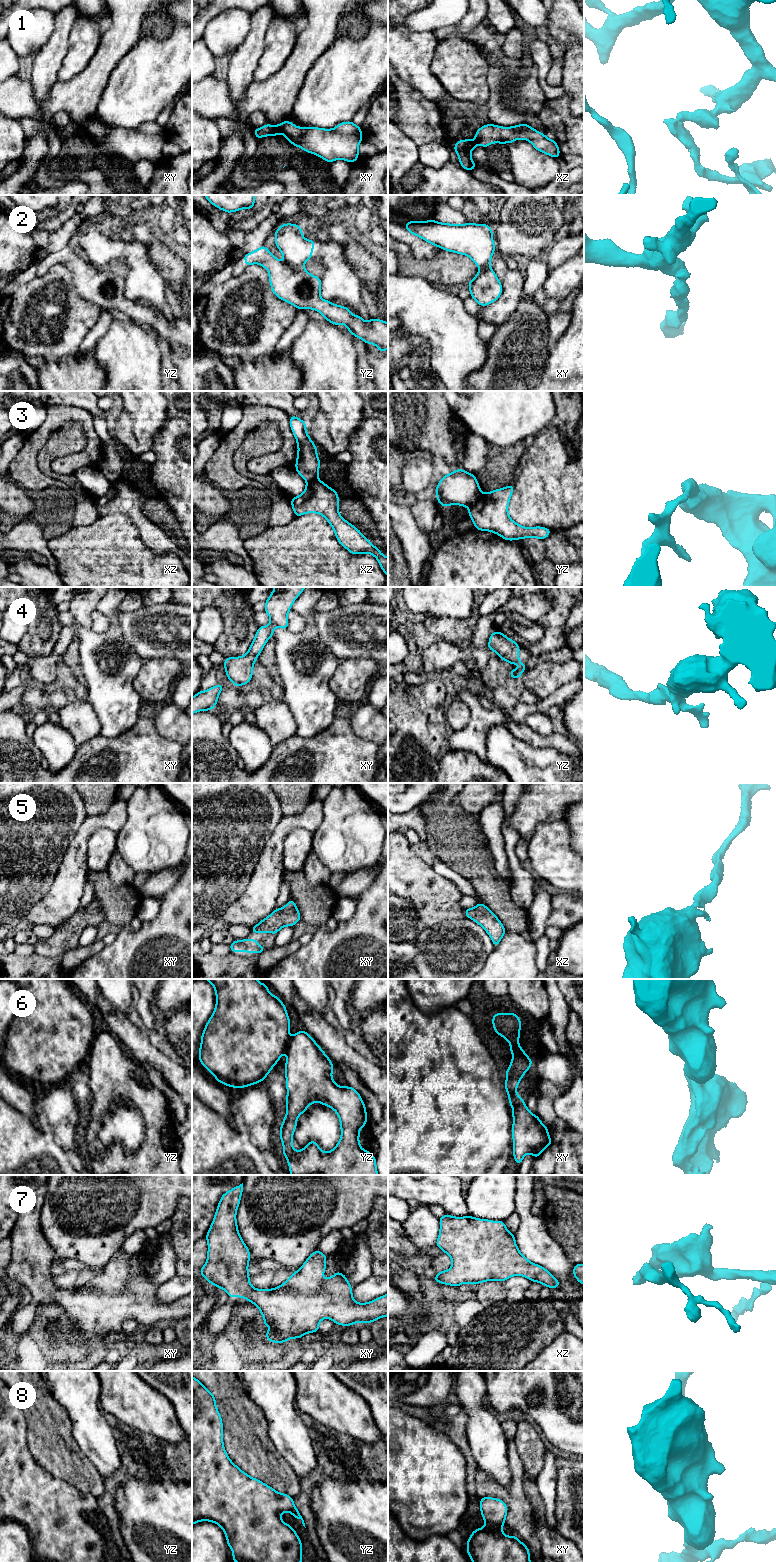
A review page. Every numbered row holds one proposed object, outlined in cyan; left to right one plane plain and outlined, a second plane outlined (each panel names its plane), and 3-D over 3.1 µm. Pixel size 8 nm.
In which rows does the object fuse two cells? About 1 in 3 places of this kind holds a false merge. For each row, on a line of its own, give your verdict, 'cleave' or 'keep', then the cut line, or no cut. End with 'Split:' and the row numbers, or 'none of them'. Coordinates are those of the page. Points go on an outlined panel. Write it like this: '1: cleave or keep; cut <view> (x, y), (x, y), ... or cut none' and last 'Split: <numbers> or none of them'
1: cleave; cut xy (279, 125), (281, 132)
2: cleave; cut yz (284, 262), (291, 266), (302, 267)
3: cleave; cut yz (481, 493), (478, 500), (468, 507)
4: keep; cut none
5: keep; cut none
6: cleave; cut yz (291, 1037), (285, 1051)
7: keep; cut none
8: keep; cut none
Split: 1, 2, 3, 6

